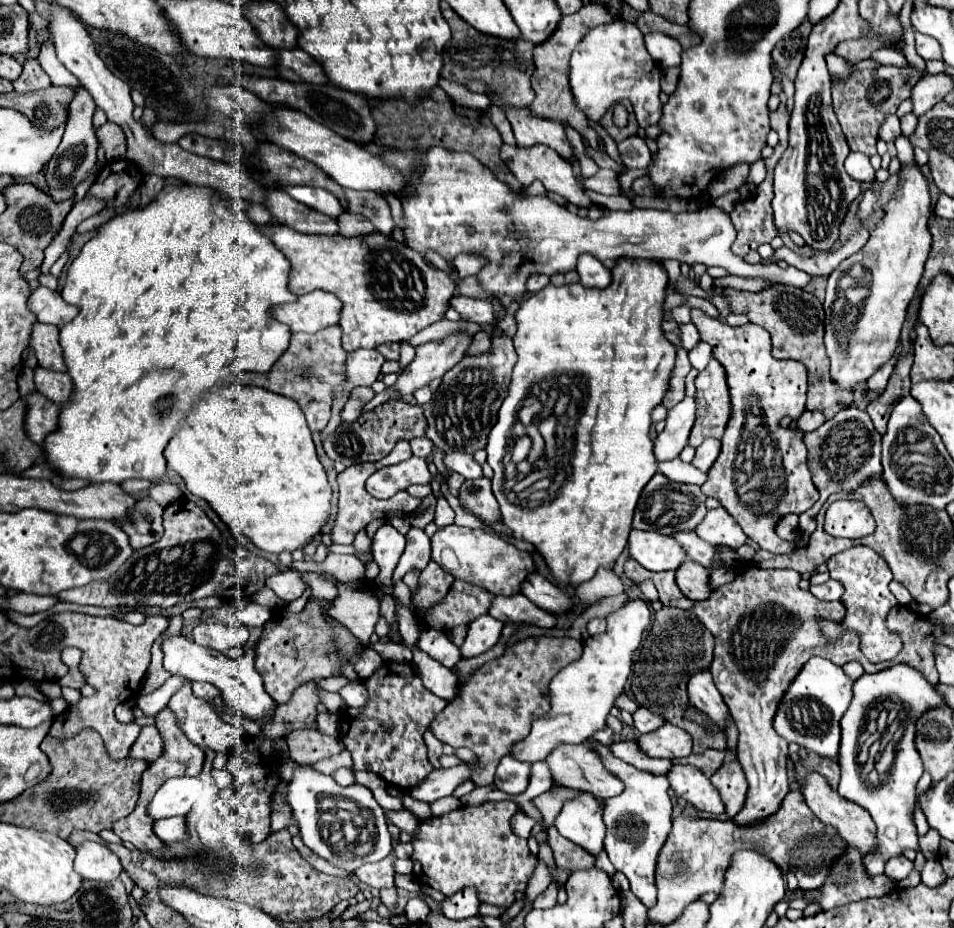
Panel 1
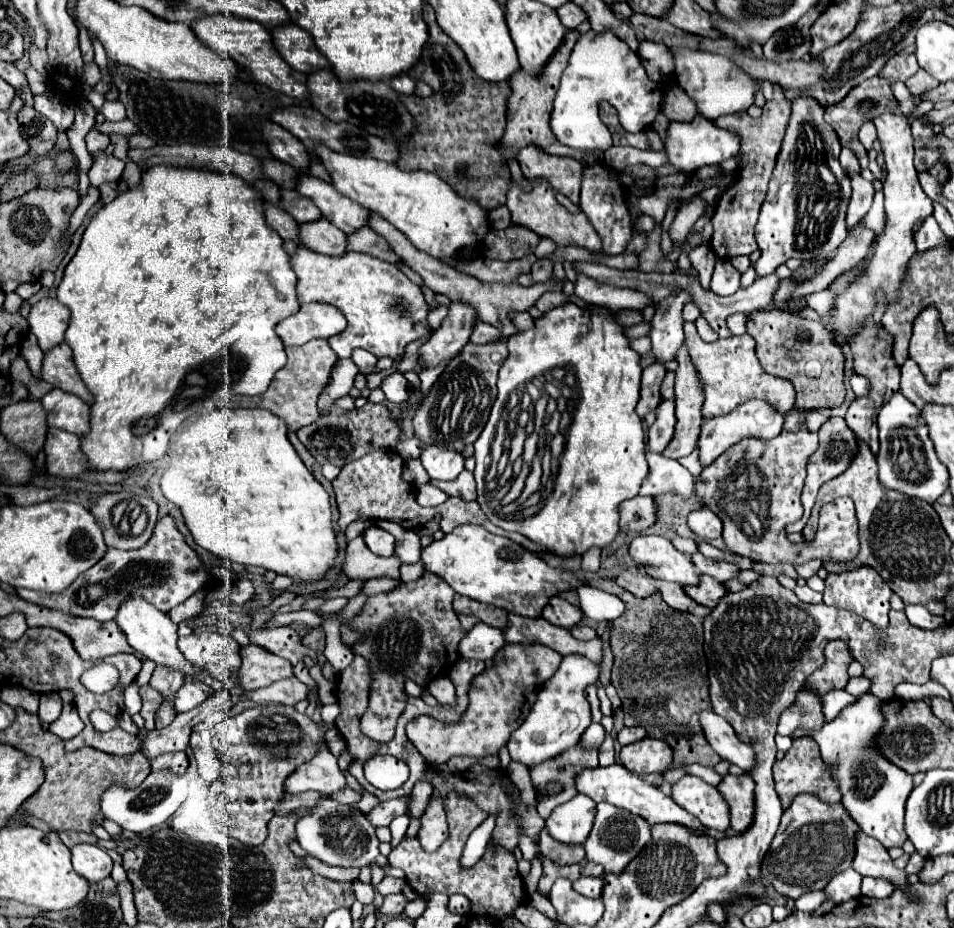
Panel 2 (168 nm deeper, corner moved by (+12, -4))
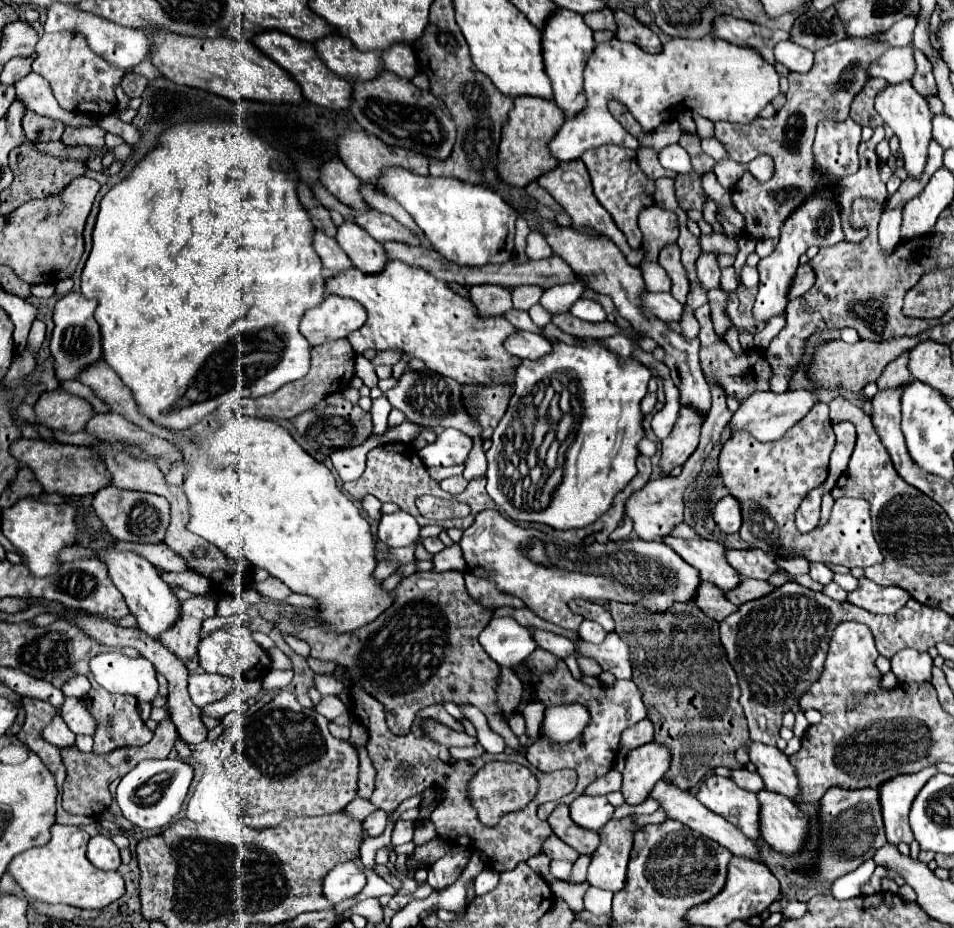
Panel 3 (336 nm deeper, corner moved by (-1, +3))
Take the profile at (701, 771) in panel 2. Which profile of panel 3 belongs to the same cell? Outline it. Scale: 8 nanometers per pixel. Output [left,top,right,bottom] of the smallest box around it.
[732,768,764,793]

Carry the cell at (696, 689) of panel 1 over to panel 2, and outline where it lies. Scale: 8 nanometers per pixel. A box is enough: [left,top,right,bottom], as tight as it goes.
[699,710,755,770]

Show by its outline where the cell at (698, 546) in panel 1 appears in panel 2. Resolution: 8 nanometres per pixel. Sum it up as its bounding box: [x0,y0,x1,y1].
[691,552,739,582]

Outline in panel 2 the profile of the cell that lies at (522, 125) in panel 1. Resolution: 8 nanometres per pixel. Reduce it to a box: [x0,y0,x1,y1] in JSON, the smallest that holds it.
[517,146,583,202]

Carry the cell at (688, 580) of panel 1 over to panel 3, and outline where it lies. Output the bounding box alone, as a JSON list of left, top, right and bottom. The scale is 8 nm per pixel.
[726,577,774,605]

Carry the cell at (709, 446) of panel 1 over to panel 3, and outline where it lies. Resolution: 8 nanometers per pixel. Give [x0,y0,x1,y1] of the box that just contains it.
[730,389,818,441]

